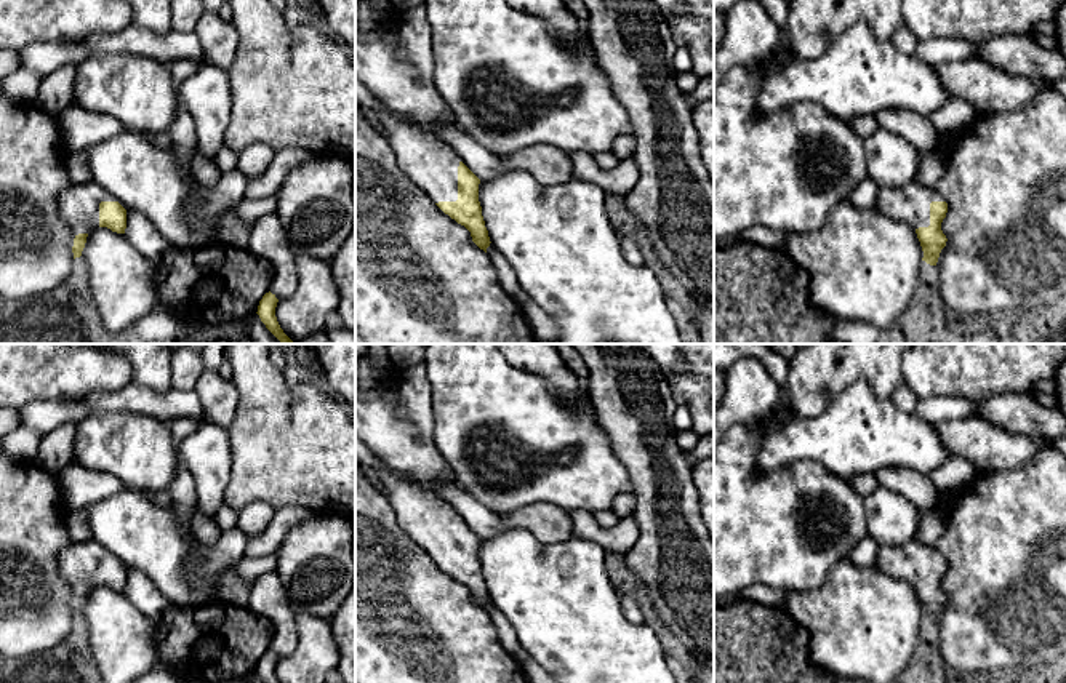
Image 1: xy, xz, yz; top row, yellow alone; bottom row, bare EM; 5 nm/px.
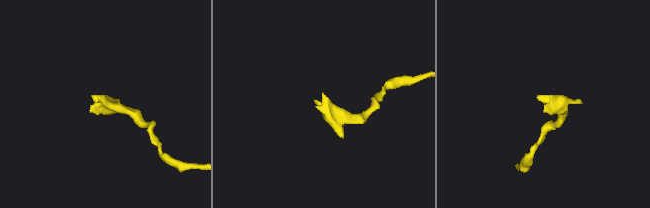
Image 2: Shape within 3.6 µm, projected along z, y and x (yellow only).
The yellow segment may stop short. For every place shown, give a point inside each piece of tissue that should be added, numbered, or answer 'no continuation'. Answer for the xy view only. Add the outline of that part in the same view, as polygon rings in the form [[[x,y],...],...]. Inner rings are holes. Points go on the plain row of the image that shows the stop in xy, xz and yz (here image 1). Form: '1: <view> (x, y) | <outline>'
1: xy (79, 563) | [[[93,539],[72,542],[59,552],[58,569],[70,585],[70,605],[78,592],[90,592],[99,585],[101,560],[117,560],[117,557]]]

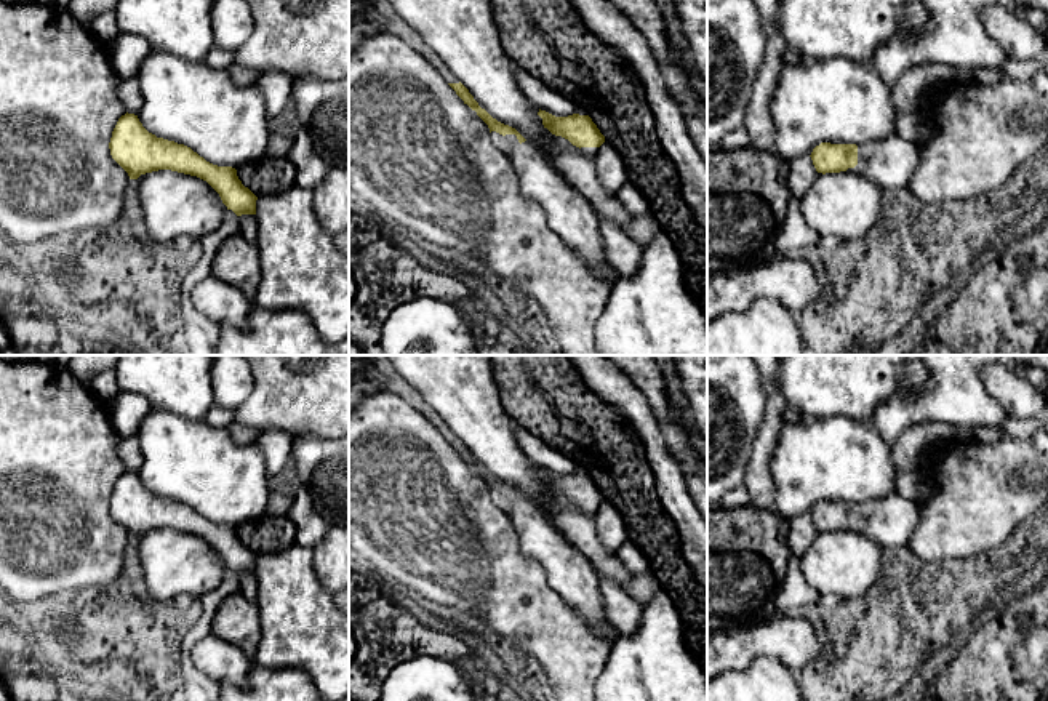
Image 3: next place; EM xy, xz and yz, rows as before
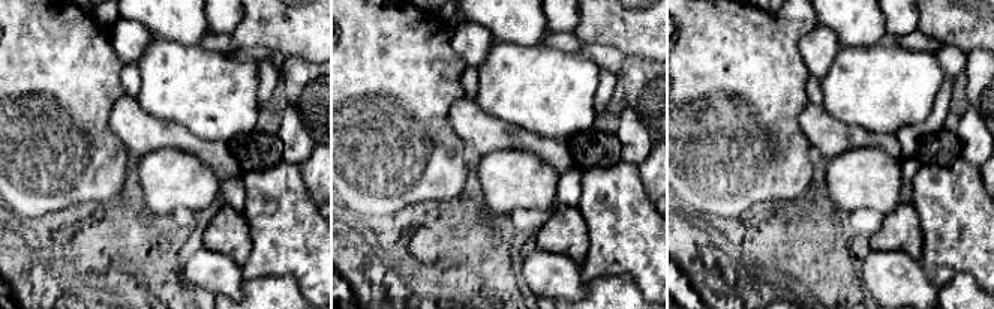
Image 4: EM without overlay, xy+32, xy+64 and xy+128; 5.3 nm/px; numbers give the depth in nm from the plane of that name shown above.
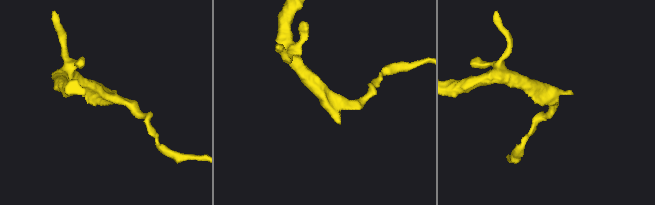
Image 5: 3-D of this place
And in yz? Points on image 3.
1: yz (892, 520) | [[[894,491],[880,499],[858,503],[858,523],[846,530],[870,538],[883,549],[896,549],[909,546],[918,525],[917,503]]]

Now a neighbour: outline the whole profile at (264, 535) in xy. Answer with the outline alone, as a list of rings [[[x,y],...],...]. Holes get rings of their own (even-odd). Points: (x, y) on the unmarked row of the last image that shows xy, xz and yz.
[[[261,517],[237,527],[237,535],[256,555],[285,551],[296,543],[298,528],[288,517]]]

